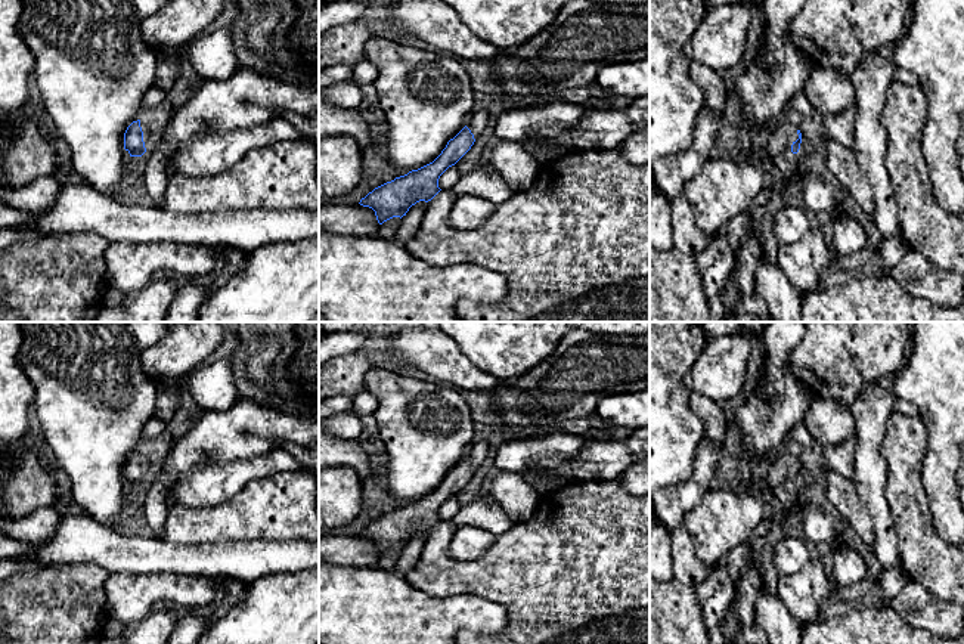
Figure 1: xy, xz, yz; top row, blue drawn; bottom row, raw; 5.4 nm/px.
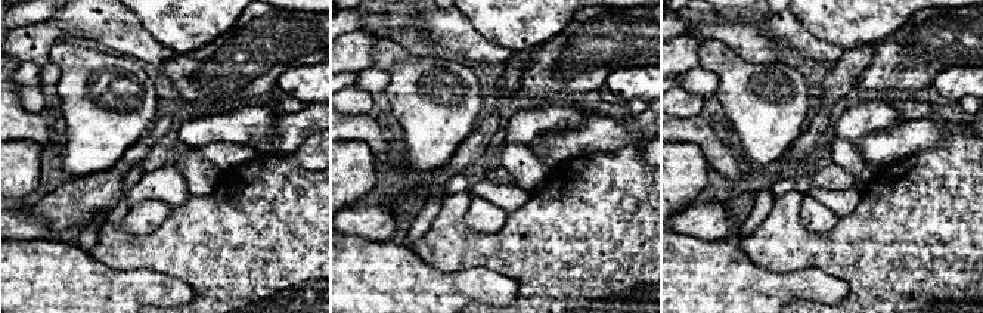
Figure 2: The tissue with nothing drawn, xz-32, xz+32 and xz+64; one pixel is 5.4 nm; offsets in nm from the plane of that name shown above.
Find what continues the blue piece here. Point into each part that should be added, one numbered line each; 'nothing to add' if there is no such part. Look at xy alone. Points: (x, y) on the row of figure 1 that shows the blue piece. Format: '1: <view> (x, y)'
1: xy (148, 126)

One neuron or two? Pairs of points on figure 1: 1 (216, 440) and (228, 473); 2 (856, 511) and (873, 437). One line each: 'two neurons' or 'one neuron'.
1: two neurons
2: two neurons

